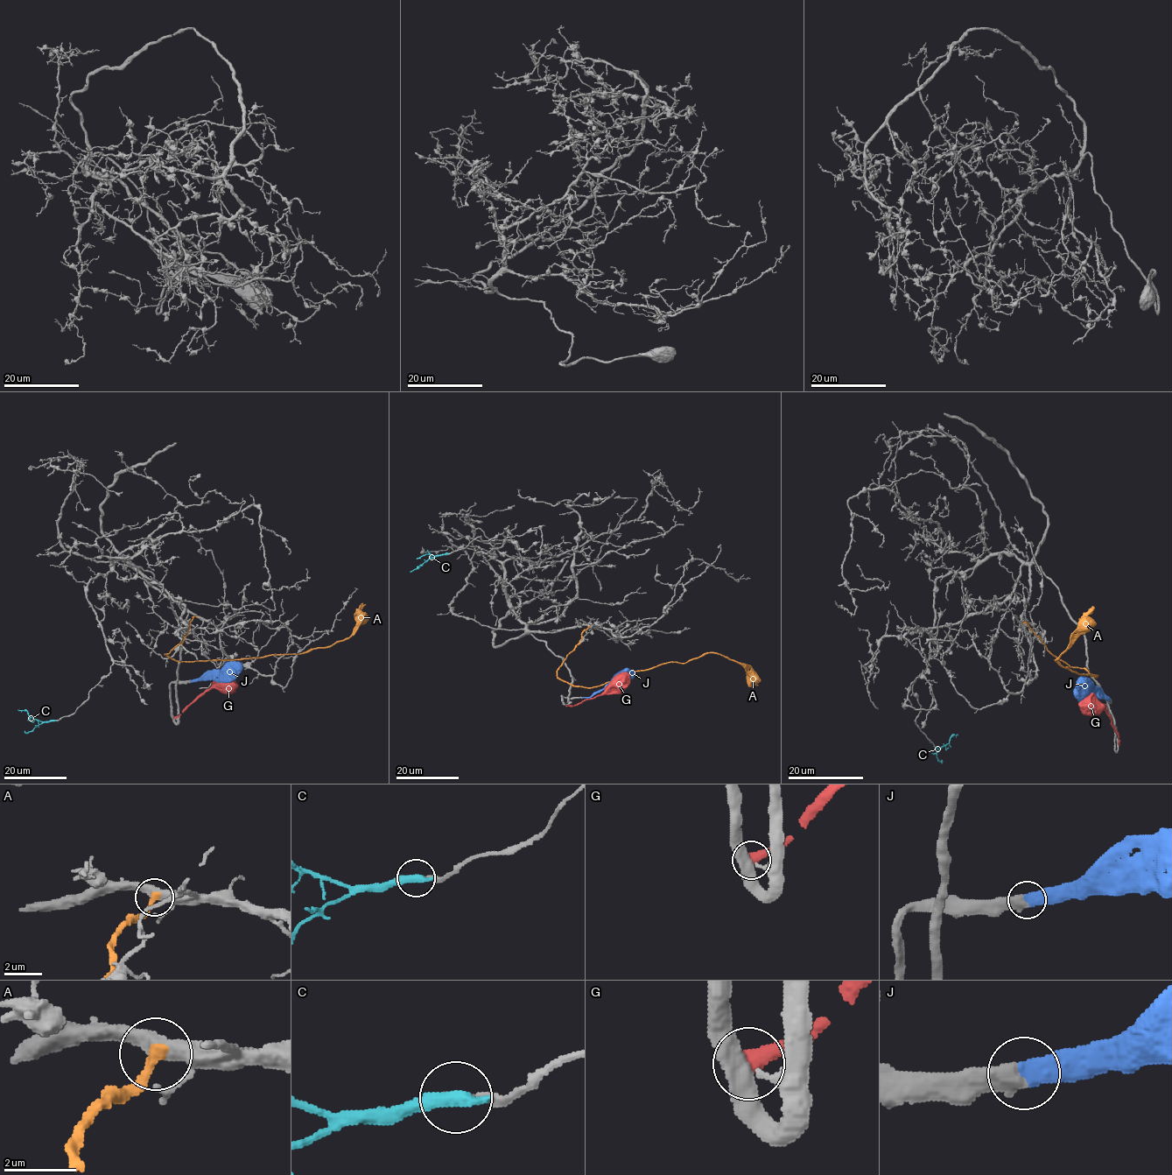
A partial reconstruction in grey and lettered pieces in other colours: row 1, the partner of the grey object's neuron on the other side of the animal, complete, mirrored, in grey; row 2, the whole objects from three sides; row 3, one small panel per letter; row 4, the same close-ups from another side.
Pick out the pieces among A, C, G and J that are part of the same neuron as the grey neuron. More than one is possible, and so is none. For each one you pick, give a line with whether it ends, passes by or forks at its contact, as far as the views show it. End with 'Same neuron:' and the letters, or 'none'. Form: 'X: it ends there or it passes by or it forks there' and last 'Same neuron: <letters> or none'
J: it ends there
Same neuron: J

